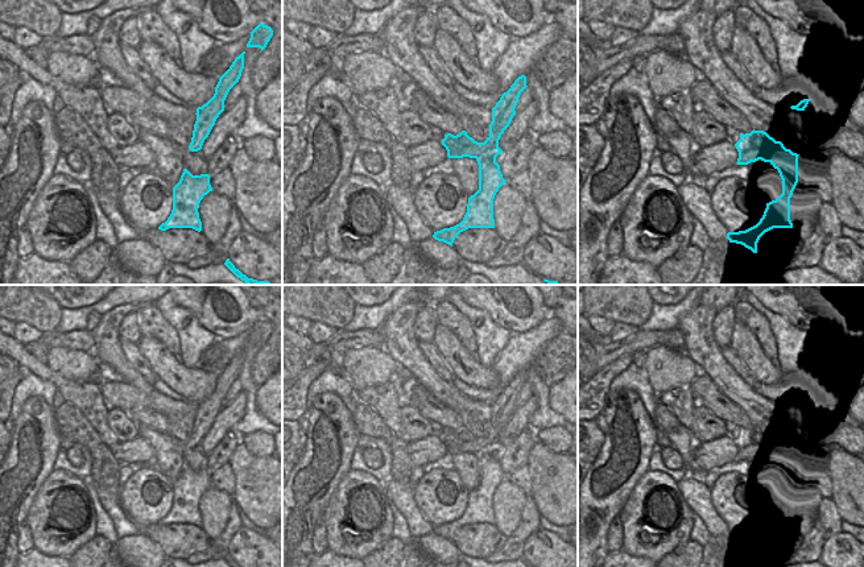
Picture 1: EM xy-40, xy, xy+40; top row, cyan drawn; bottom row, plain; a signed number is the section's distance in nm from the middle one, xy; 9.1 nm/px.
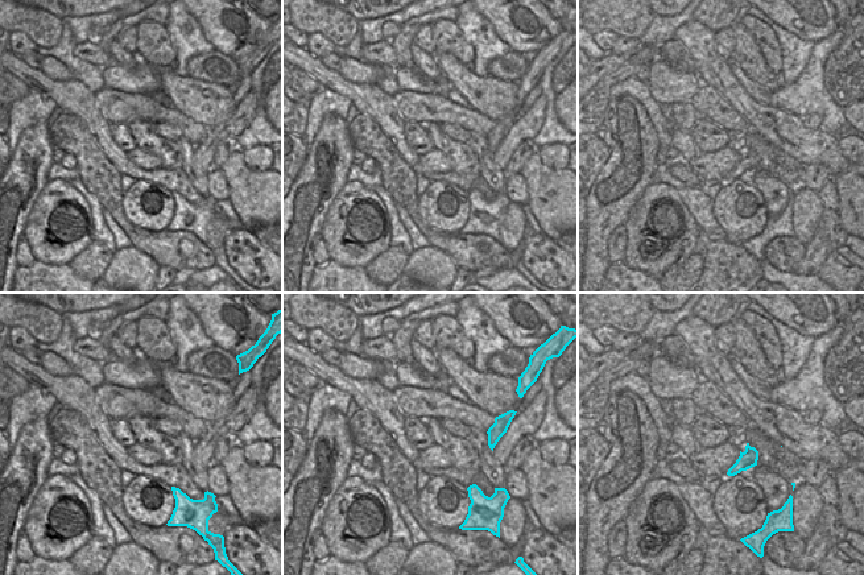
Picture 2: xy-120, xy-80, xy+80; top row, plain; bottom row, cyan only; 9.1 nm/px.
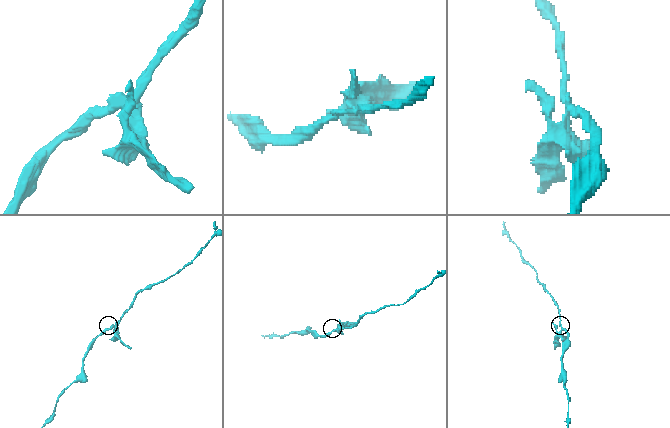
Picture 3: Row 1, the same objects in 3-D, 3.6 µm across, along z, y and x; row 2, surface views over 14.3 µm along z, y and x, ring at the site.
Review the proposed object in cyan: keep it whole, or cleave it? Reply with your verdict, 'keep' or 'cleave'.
cleave

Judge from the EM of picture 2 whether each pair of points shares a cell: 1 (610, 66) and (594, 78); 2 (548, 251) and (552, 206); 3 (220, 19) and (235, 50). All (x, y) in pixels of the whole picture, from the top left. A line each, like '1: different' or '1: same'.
1: same
2: different
3: same

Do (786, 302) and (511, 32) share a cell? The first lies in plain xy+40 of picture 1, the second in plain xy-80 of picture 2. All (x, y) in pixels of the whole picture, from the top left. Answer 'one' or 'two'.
one

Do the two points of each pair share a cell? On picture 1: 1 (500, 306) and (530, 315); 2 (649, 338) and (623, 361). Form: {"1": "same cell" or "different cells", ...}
{"1": "same cell", "2": "different cells"}

